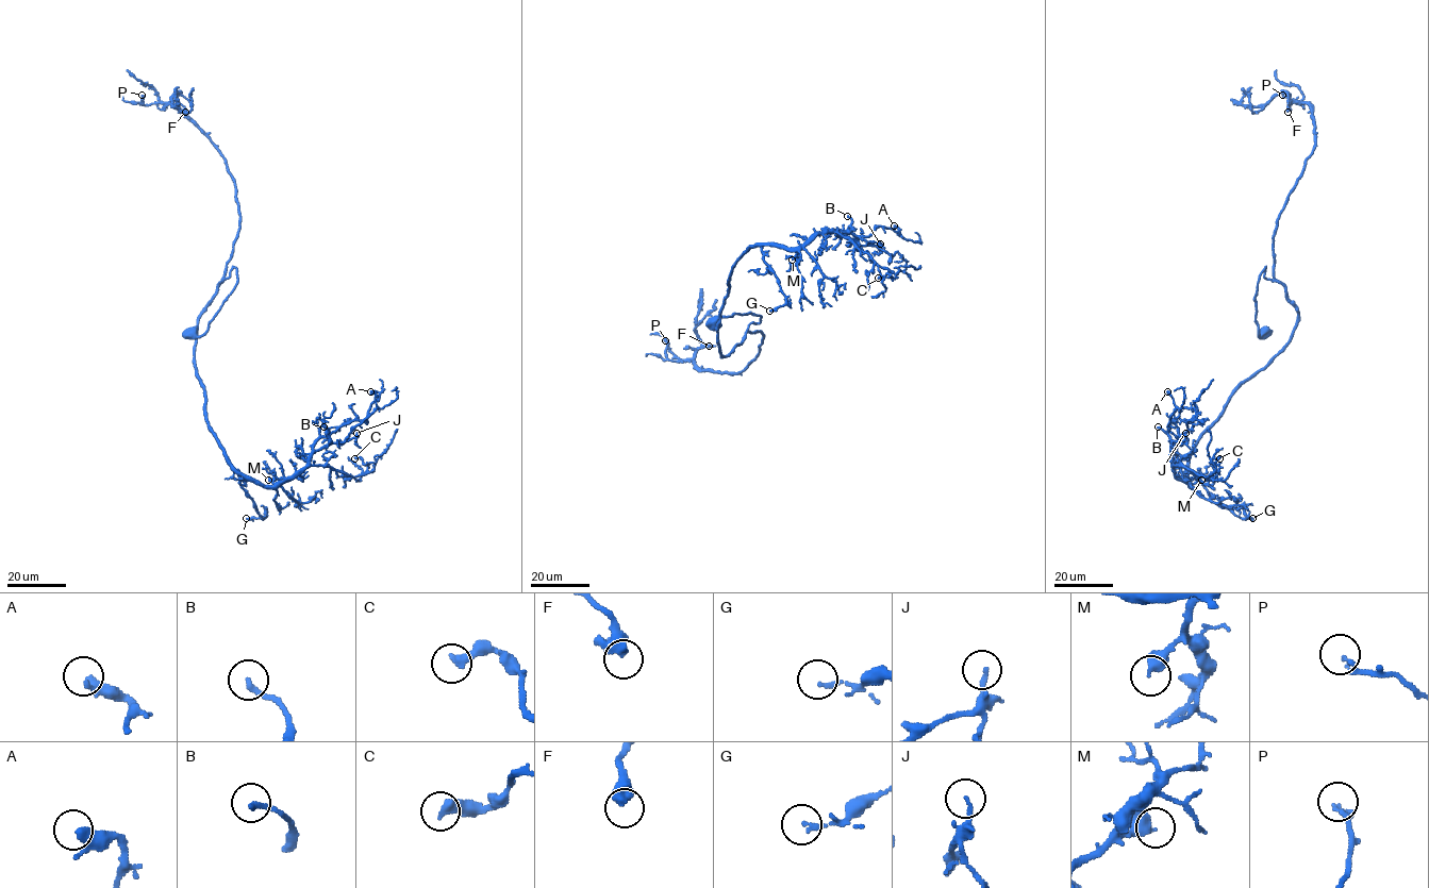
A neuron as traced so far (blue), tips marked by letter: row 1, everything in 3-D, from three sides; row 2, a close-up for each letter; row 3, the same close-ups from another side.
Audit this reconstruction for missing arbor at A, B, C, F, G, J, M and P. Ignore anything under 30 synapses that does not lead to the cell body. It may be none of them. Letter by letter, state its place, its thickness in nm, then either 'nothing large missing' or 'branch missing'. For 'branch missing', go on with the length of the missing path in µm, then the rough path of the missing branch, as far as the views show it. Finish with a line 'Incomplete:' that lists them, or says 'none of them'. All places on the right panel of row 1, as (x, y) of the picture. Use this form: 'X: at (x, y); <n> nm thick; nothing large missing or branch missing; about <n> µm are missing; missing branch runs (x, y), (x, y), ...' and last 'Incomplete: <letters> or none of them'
A: at (1167, 391); 300 nm thick; nothing large missing
B: at (1158, 426); 200 nm thick; nothing large missing
C: at (1219, 458); 400 nm thick; nothing large missing
F: at (1288, 112); 550 nm thick; nothing large missing
G: at (1252, 518); 160 nm thick; nothing large missing
J: at (1185, 433); 170 nm thick; nothing large missing
M: at (1201, 480); 320 nm thick; nothing large missing
P: at (1282, 95); 220 nm thick; nothing large missing
Incomplete: none of them

